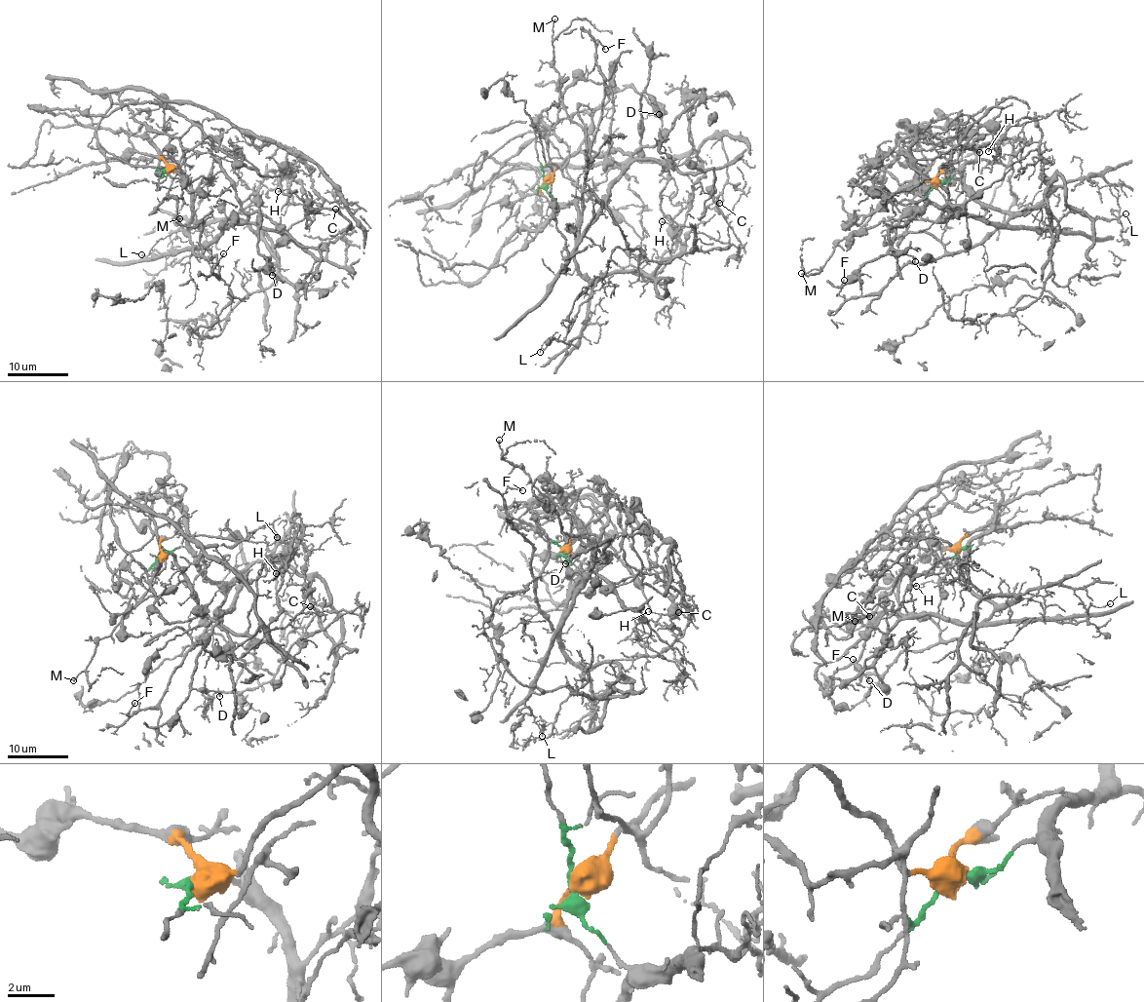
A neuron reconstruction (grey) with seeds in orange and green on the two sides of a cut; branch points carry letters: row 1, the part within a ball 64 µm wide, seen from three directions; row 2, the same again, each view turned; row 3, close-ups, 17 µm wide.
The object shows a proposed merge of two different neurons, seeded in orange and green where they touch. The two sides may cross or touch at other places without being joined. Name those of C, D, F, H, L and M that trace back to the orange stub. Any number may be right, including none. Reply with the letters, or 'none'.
C, D, H, M

